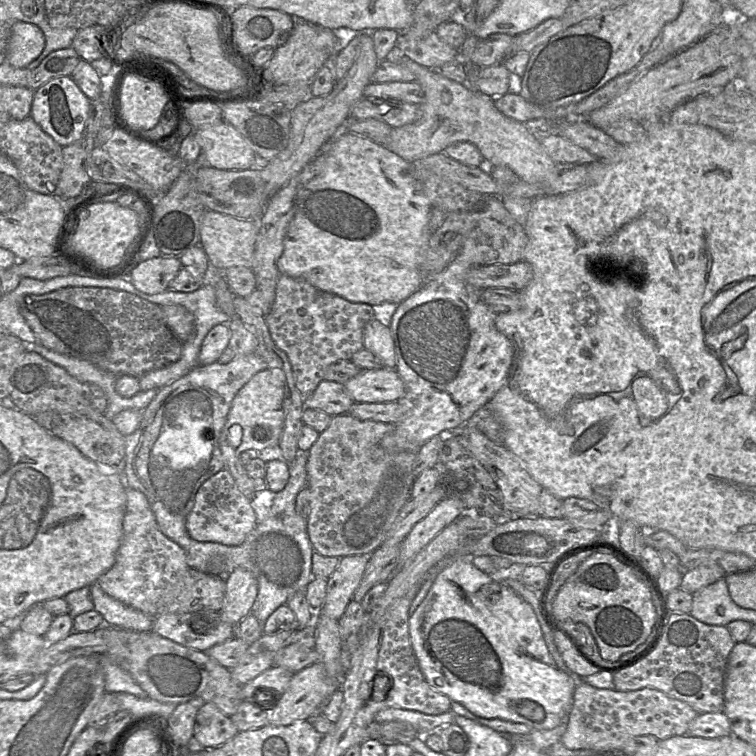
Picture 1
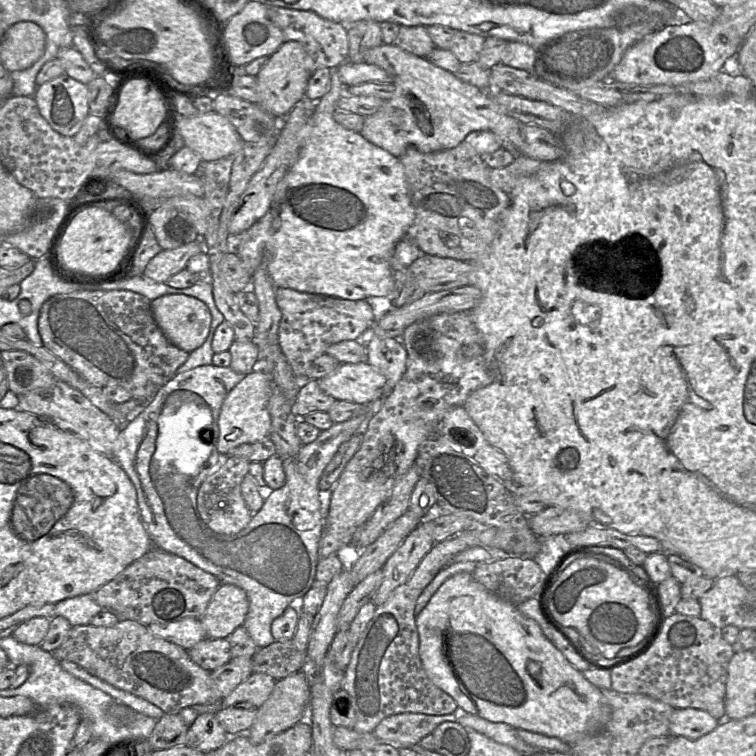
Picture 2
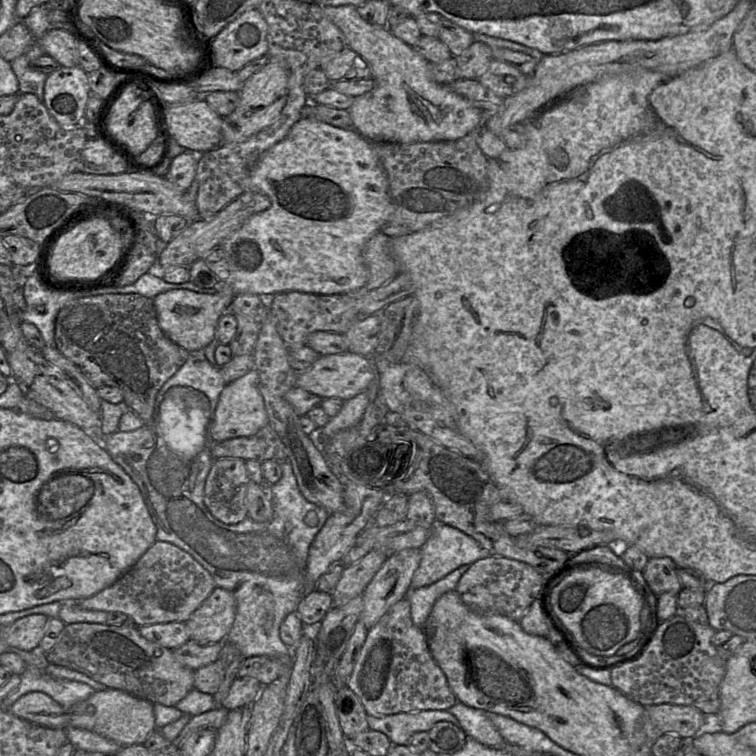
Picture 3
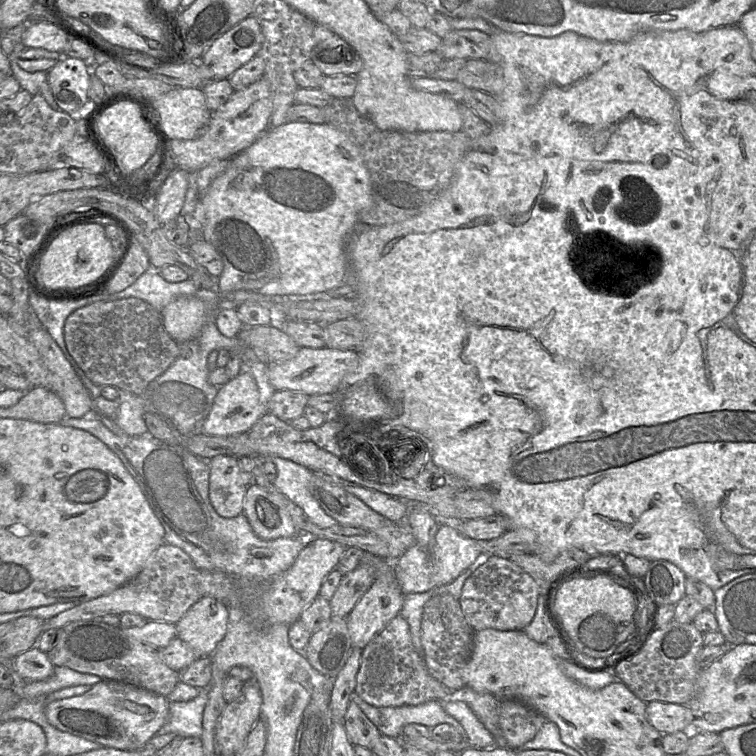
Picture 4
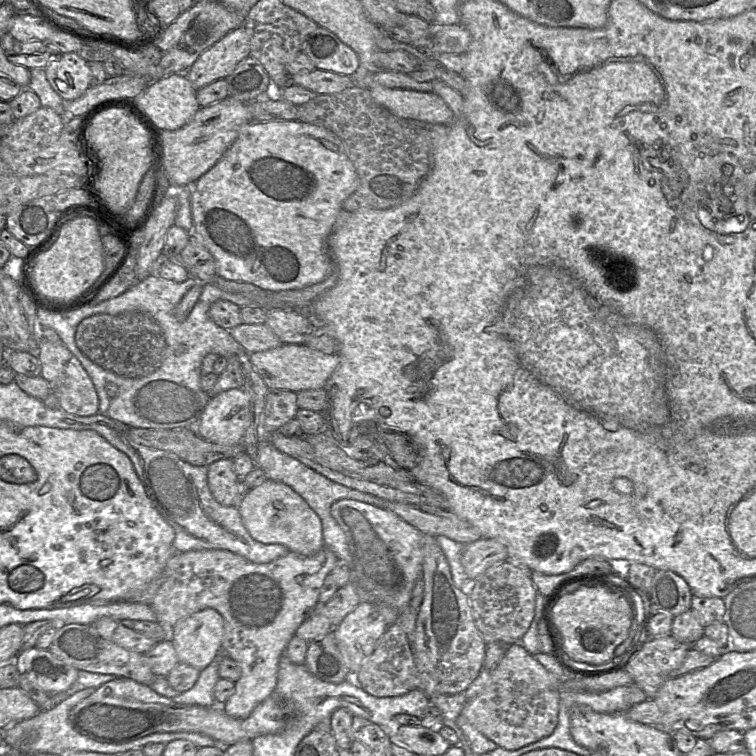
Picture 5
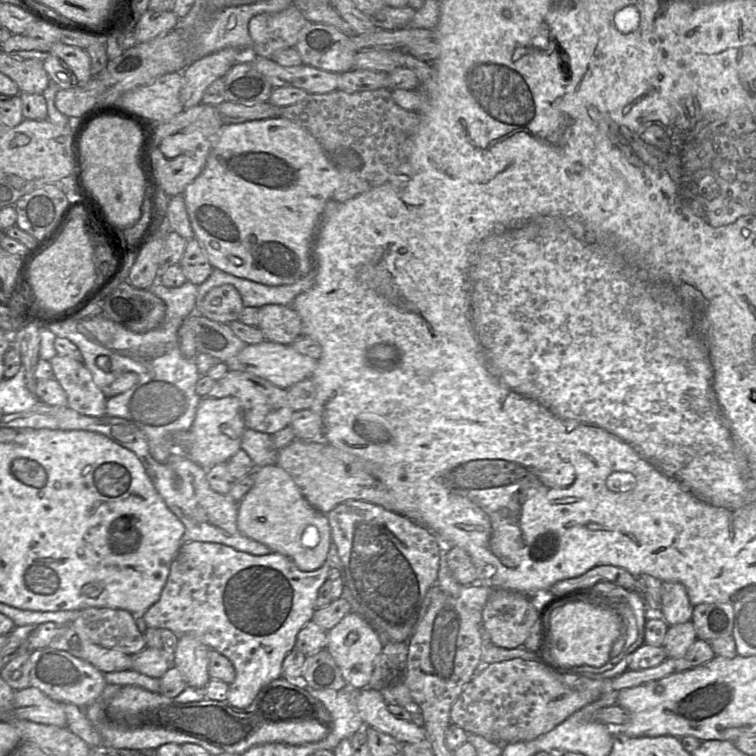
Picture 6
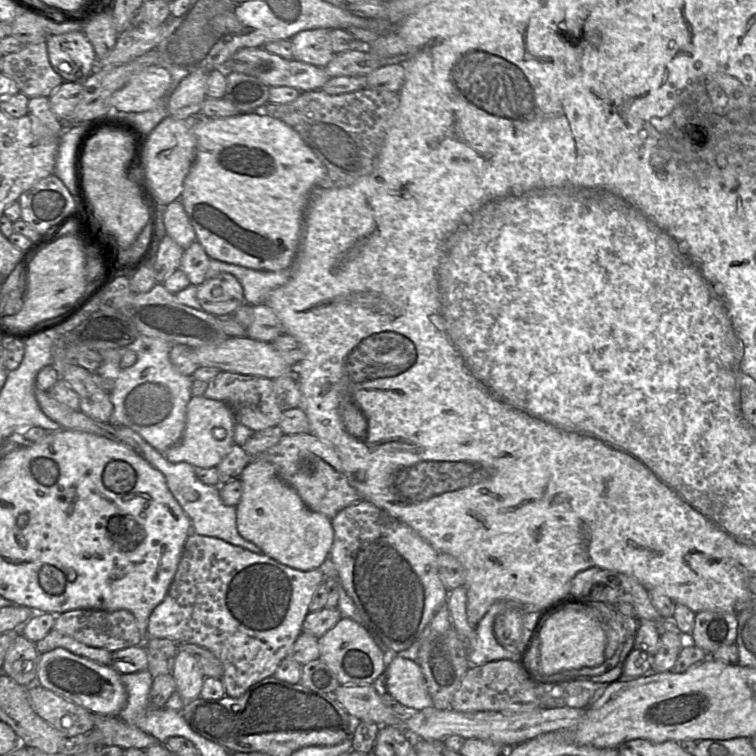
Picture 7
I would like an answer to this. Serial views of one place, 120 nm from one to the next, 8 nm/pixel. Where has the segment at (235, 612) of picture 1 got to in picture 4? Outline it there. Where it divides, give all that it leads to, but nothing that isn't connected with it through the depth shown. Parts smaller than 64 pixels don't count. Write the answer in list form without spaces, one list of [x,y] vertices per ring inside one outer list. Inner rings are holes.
[[[202,597],[175,624],[176,637],[188,644],[199,657],[209,657],[224,638],[228,616],[225,603]]]

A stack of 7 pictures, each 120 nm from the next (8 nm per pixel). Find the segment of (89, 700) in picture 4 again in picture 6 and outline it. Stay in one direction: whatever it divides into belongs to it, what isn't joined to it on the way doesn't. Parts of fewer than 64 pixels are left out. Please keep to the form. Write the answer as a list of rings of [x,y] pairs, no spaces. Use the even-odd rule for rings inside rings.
[[[284,677],[262,687],[245,709],[234,708],[227,701],[210,699],[178,703],[161,693],[124,685],[110,700],[95,700],[87,709],[87,717],[102,738],[104,730],[144,730],[163,726],[236,755],[262,744],[301,745],[317,742],[326,738],[332,728],[331,715],[323,703],[310,694],[301,680],[287,680]],[[101,708],[99,715],[98,710]]]

